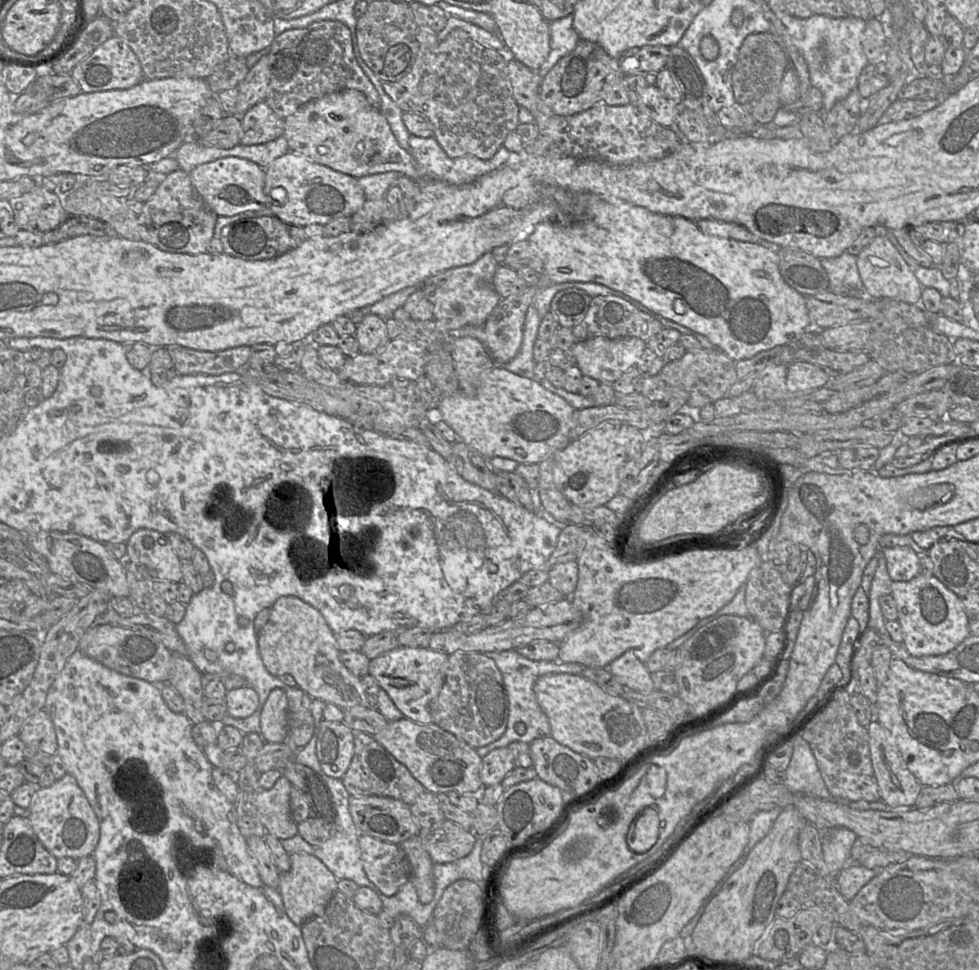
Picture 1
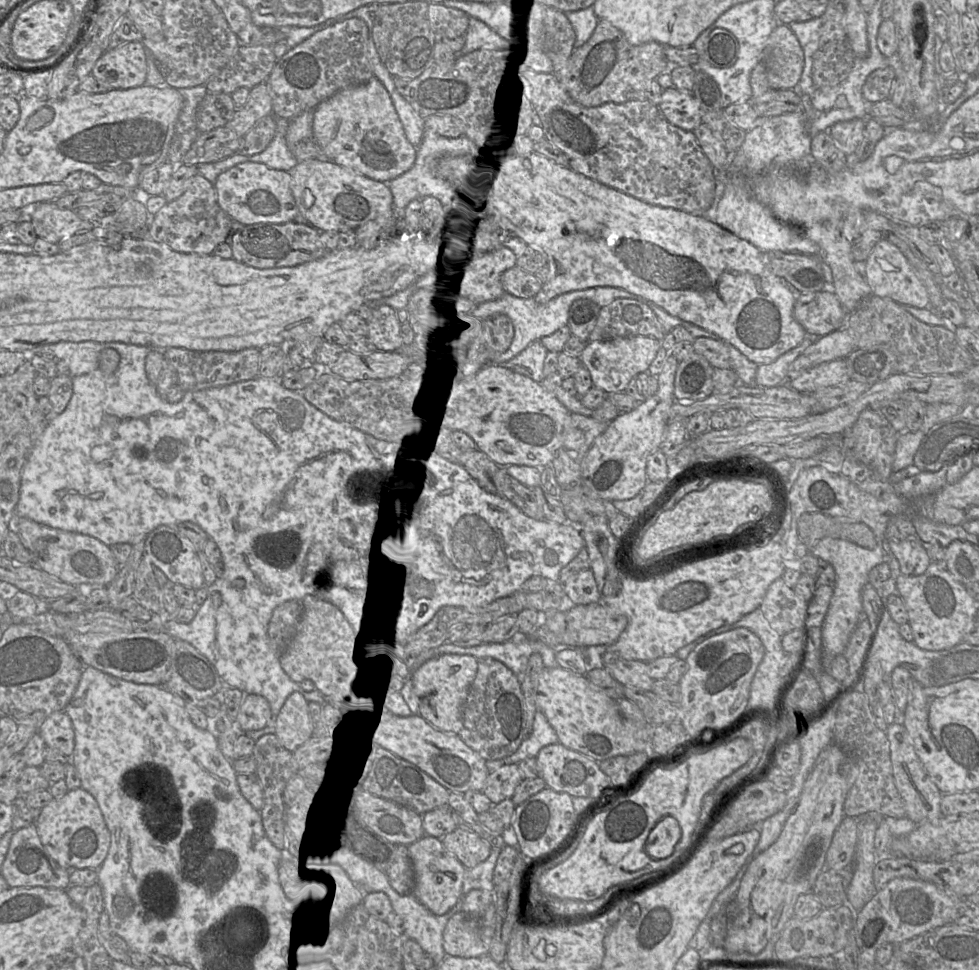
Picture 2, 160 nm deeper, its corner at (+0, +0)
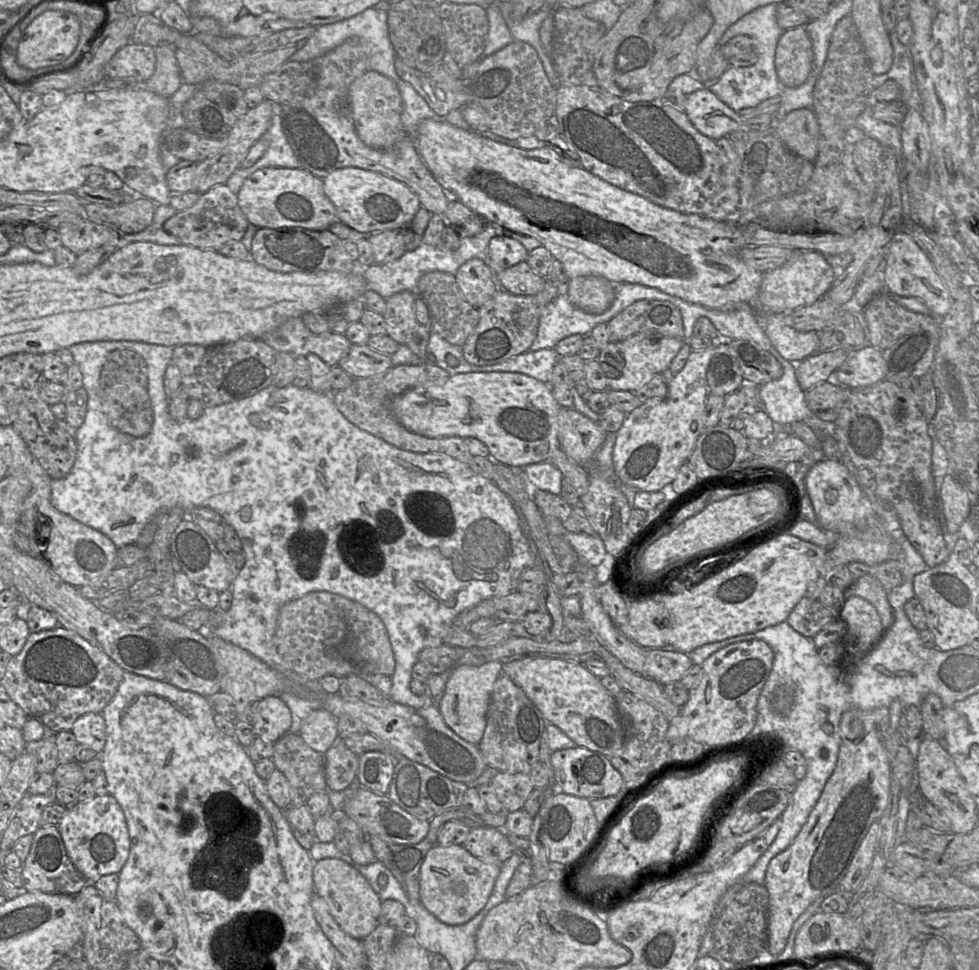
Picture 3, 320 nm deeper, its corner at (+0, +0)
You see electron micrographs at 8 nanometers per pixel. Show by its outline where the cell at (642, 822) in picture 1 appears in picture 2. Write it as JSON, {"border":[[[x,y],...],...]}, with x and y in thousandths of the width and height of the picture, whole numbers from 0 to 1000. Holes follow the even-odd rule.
{"border":[[[686,841],[676,843],[665,856],[659,877],[667,886],[684,882],[696,864],[696,854],[693,846]]]}

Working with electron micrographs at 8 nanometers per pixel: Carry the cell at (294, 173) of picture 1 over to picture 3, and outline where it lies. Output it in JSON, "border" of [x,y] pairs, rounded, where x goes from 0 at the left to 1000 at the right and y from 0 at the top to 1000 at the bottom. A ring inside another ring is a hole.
{"border":[[[353,172],[339,176],[330,186],[330,196],[343,215],[345,228],[371,241],[416,236],[430,214],[427,203],[412,189],[391,179]]]}

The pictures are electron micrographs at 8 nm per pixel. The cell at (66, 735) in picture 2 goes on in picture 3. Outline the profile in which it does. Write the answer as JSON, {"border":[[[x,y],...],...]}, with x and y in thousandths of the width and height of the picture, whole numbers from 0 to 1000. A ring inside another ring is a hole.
{"border":[[[91,735],[81,739],[73,753],[81,768],[103,777],[108,766],[108,746],[103,735]]]}

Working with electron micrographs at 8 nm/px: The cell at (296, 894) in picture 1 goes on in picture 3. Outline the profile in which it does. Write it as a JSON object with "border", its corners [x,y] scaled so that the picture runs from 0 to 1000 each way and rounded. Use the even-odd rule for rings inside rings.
{"border":[[[342,885],[323,888],[320,894],[322,922],[329,925],[348,958],[361,967],[371,969],[387,953],[390,928],[374,905],[359,891]]]}

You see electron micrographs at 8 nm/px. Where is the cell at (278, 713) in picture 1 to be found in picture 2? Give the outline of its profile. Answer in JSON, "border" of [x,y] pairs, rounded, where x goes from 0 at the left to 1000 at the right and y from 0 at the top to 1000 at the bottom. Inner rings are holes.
{"border":[[[305,713],[295,716],[282,738],[281,758],[298,775],[321,758],[315,723]]]}

